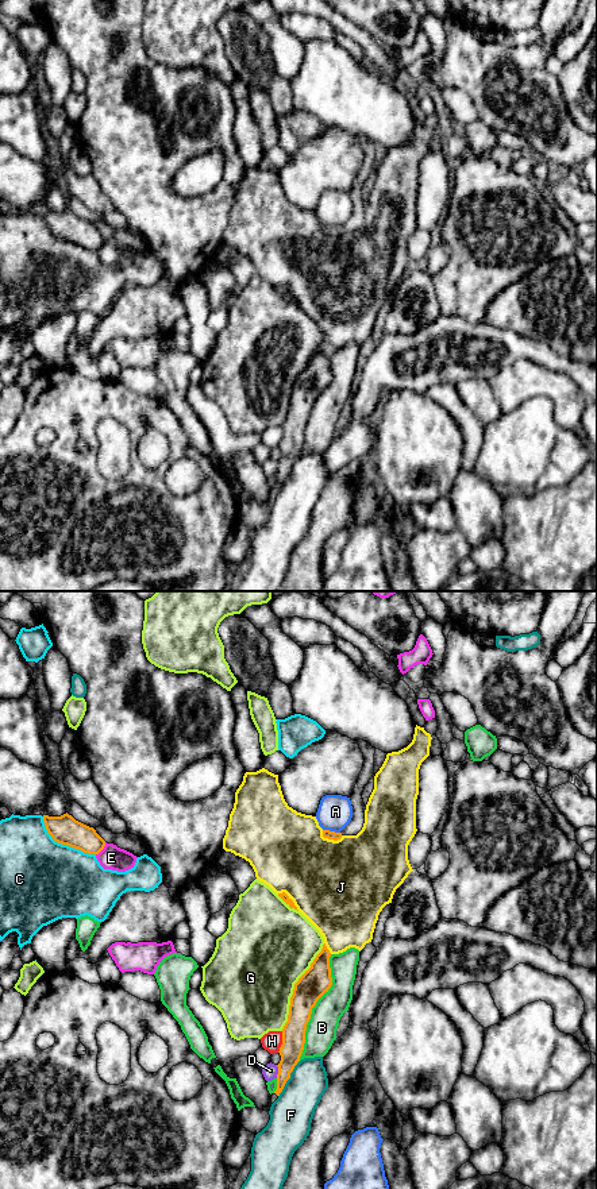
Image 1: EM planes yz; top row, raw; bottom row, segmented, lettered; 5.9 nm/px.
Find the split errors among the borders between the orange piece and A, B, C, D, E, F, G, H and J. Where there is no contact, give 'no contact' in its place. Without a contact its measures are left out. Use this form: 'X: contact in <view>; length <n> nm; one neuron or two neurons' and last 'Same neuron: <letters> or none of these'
A: contact in yz; length 110 nm; two neurons
B: contact in yz; length 700 nm; two neurons
C: contact in yz; length 400 nm; two neurons
D: contact in yz; length 80 nm; two neurons
E: contact in yz; length 100 nm; two neurons
F: contact in yz; length 240 nm; two neurons
G: contact in yz; length 600 nm; two neurons
H: contact in yz; length 130 nm; two neurons
J: contact in yz; length 130 nm; two neurons
Same neuron: none of these

